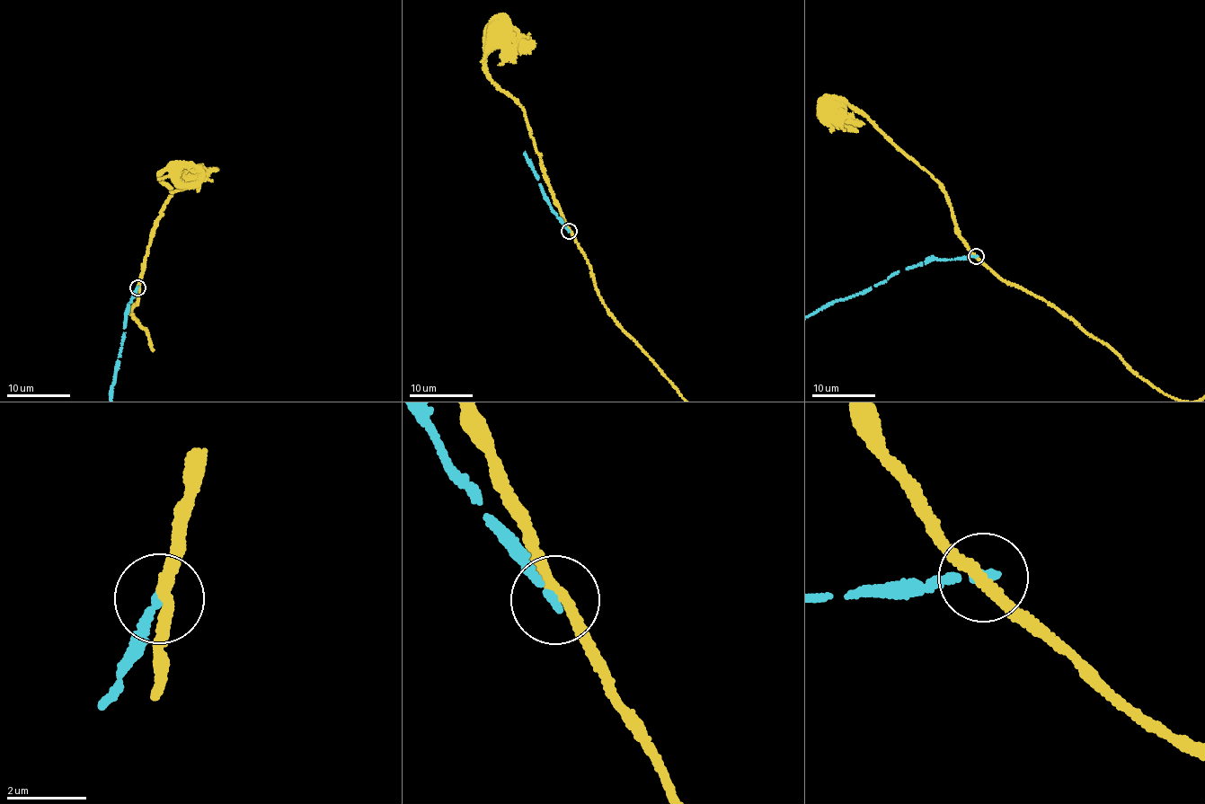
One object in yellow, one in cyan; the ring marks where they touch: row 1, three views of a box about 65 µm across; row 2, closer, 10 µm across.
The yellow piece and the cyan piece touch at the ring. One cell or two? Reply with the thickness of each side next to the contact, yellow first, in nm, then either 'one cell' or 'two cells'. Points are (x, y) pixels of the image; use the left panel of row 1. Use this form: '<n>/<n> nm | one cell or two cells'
280/240 nm | two cells

